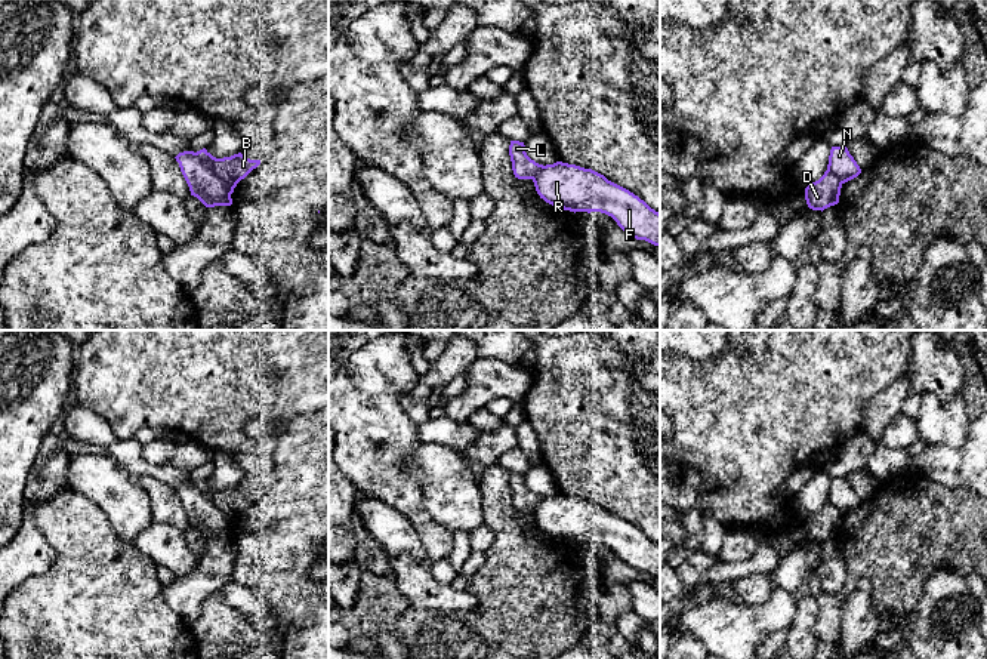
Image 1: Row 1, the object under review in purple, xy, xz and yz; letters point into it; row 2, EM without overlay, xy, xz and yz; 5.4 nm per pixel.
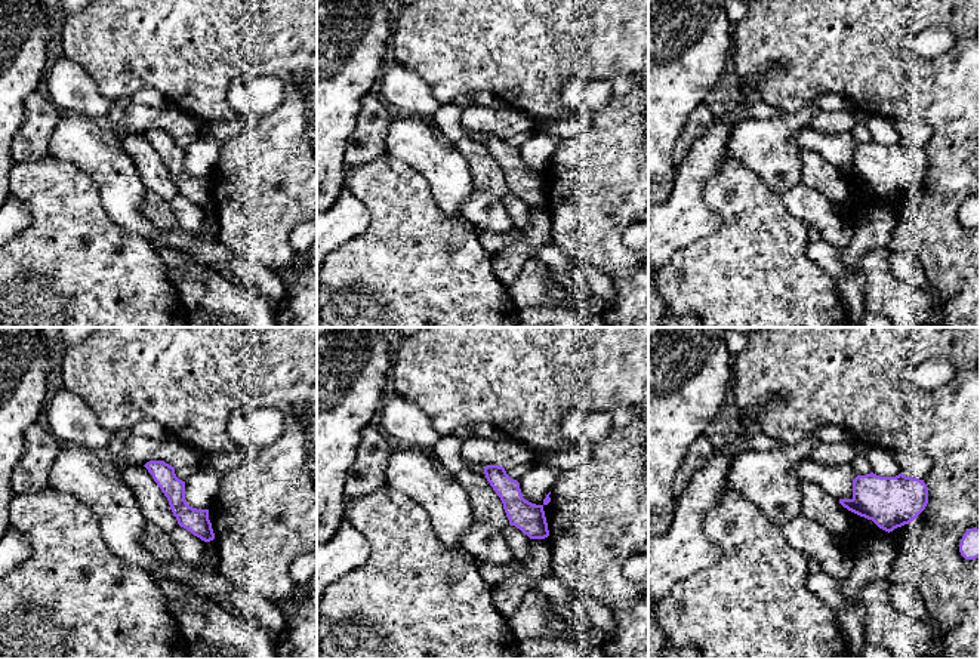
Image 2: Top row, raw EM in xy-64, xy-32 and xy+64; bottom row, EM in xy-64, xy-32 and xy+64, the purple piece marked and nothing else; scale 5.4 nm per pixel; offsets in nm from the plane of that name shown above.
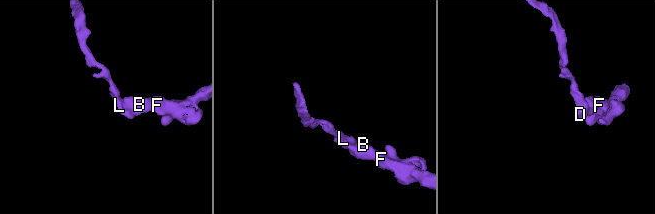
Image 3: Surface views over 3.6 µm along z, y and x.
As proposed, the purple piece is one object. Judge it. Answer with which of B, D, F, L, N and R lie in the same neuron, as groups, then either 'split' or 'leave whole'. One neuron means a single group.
B F N R / D L | split

